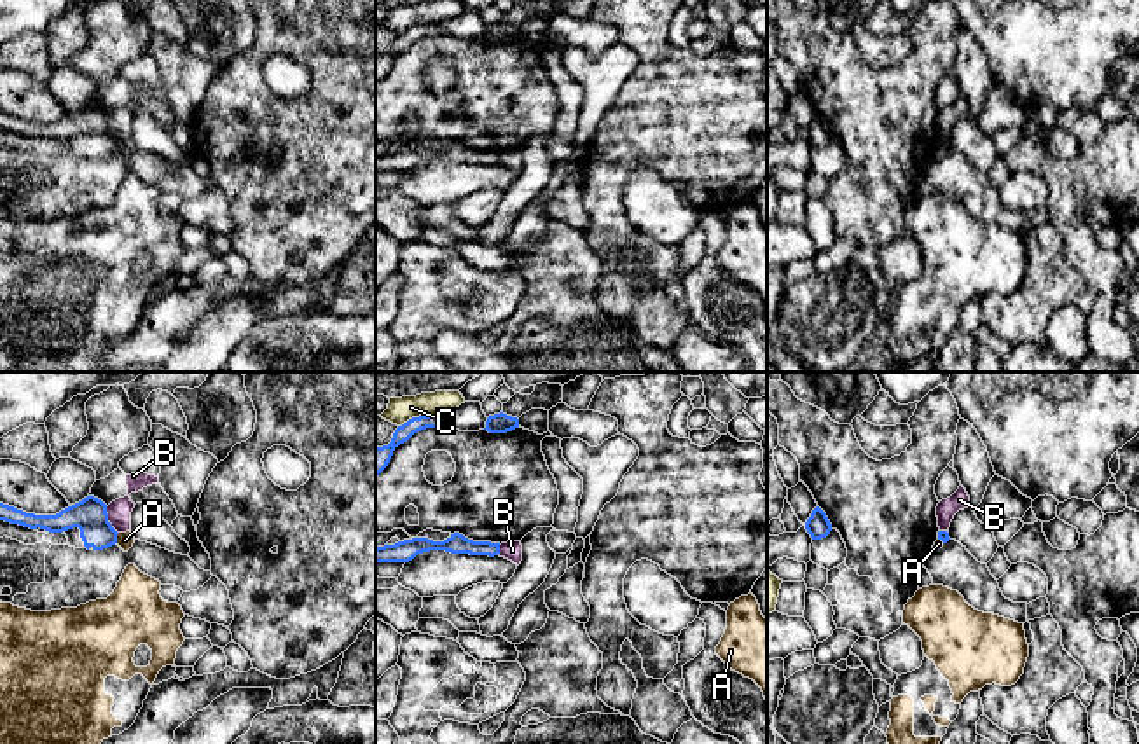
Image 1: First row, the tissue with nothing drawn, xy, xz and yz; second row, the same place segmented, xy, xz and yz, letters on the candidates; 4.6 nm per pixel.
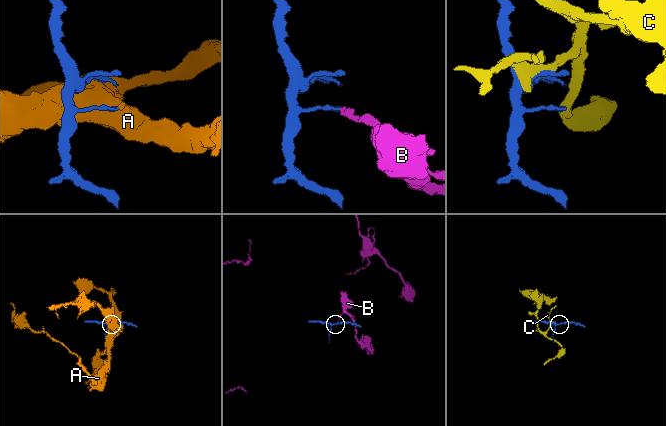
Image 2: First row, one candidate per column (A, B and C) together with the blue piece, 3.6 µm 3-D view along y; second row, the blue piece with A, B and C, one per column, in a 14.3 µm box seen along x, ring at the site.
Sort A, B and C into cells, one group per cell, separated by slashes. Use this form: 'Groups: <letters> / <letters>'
Groups: A / B / C

